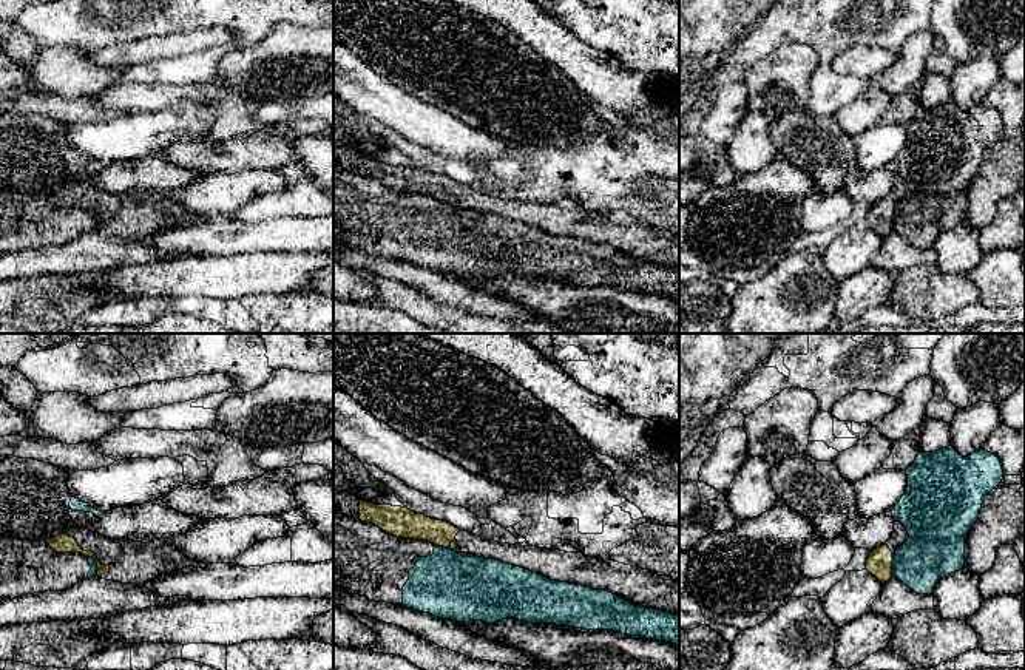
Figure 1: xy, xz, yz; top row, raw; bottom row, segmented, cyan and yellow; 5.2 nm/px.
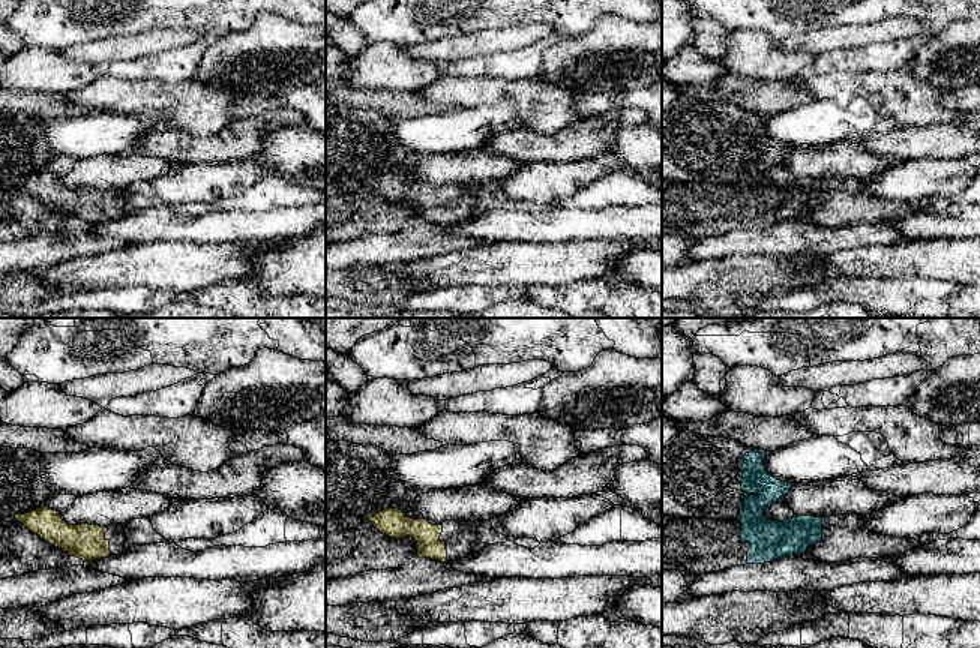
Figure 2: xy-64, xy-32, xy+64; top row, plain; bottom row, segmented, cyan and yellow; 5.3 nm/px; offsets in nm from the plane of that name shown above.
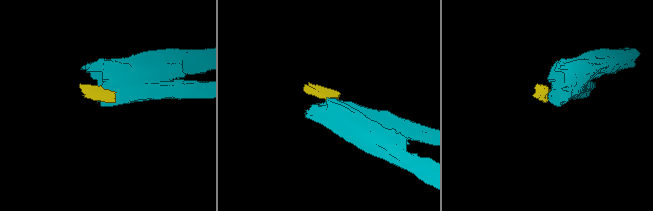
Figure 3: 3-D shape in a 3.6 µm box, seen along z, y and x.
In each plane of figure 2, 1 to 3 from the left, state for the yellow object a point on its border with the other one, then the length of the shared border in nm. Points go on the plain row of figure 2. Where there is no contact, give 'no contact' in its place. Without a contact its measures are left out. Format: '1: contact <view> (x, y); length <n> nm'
1: no contact
2: no contact
3: no contact

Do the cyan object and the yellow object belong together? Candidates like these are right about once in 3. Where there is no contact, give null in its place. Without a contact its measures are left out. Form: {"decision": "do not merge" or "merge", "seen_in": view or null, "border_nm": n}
{"decision": "do not merge", "seen_in": "xy", "border_nm": 120}

